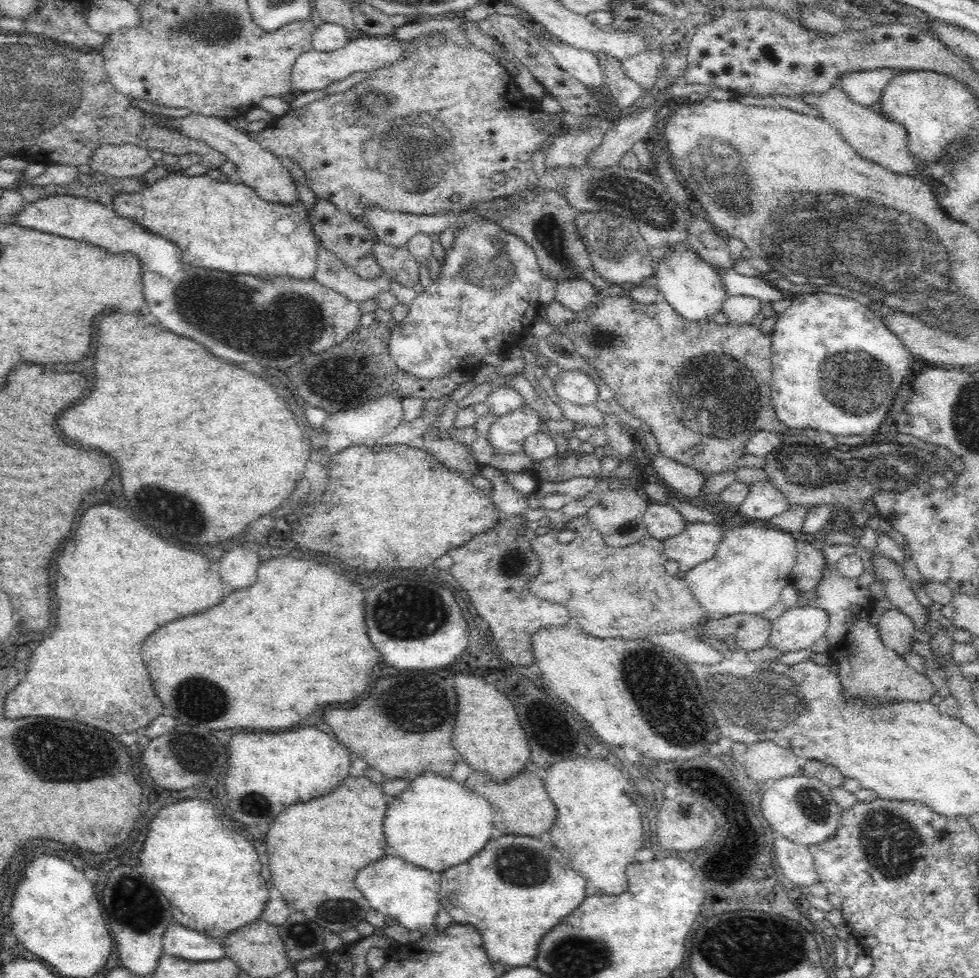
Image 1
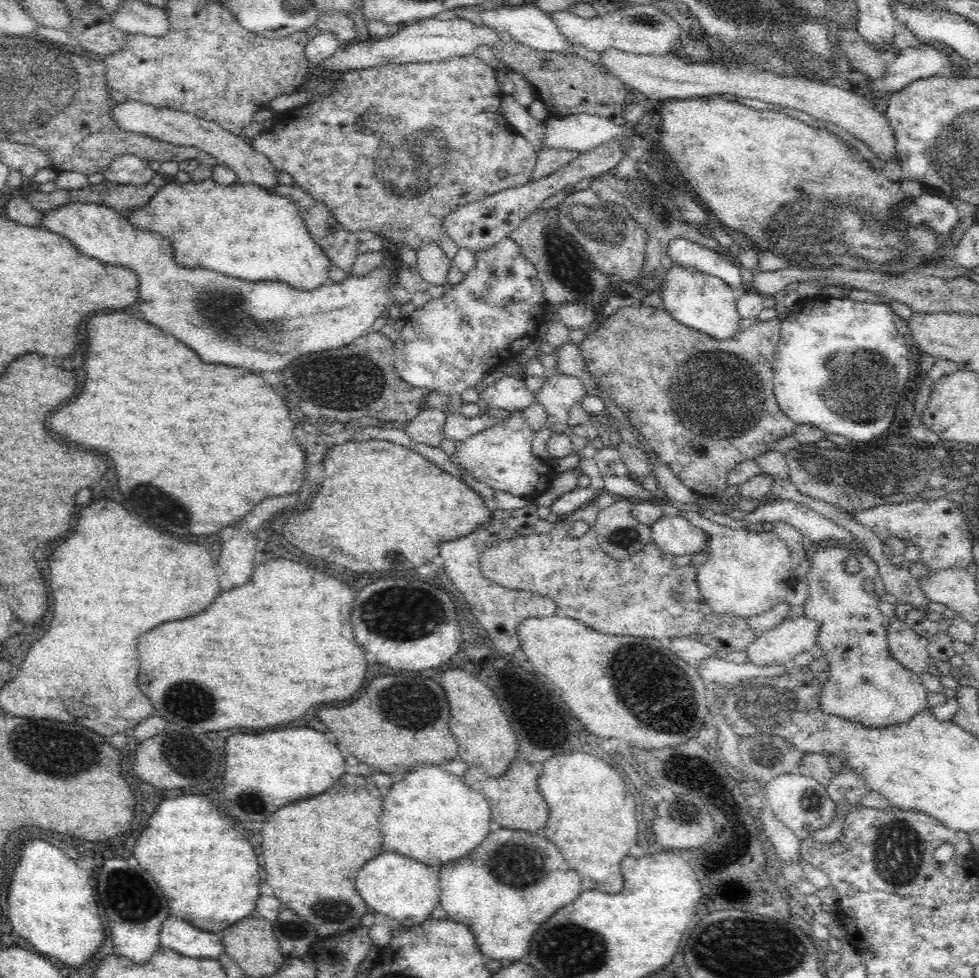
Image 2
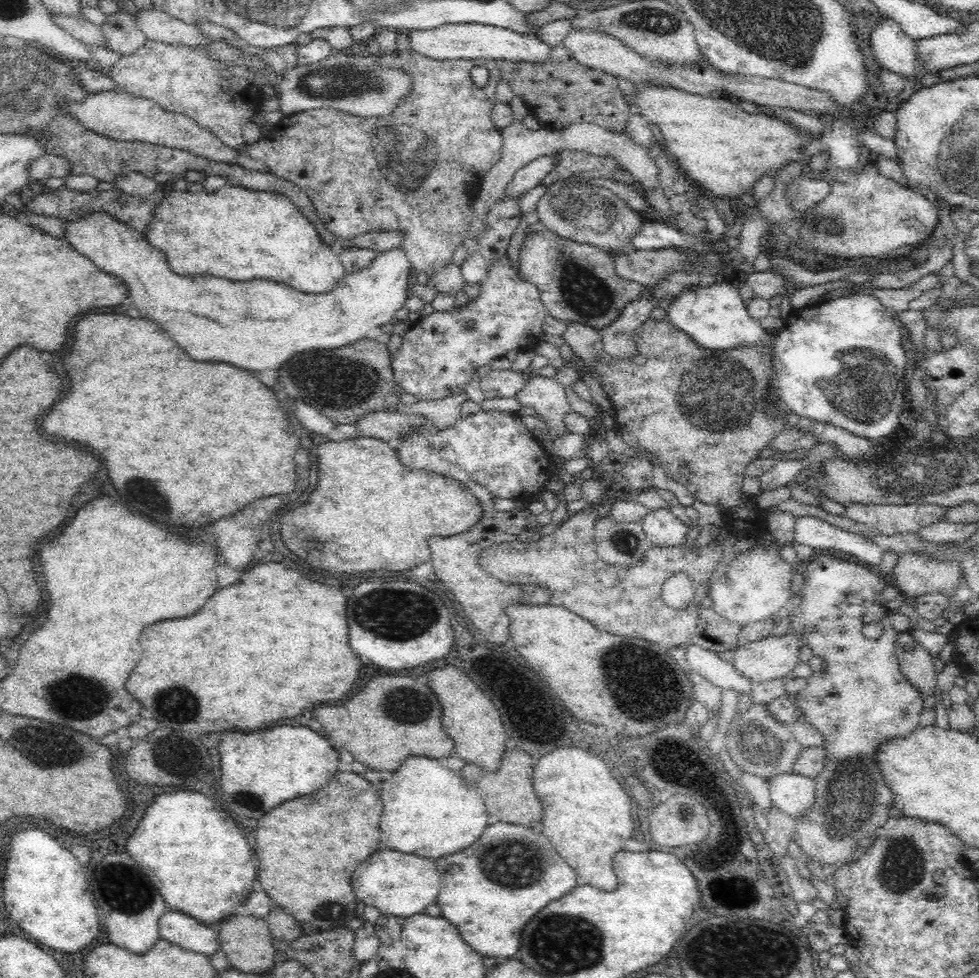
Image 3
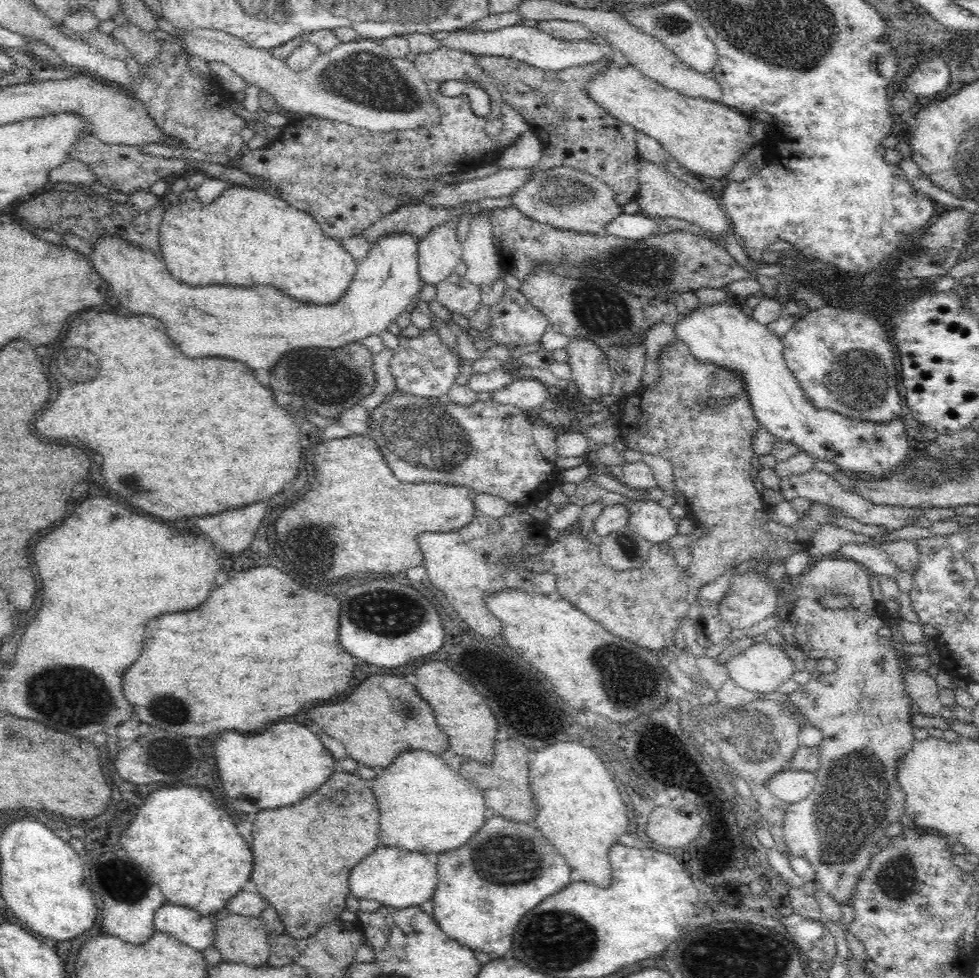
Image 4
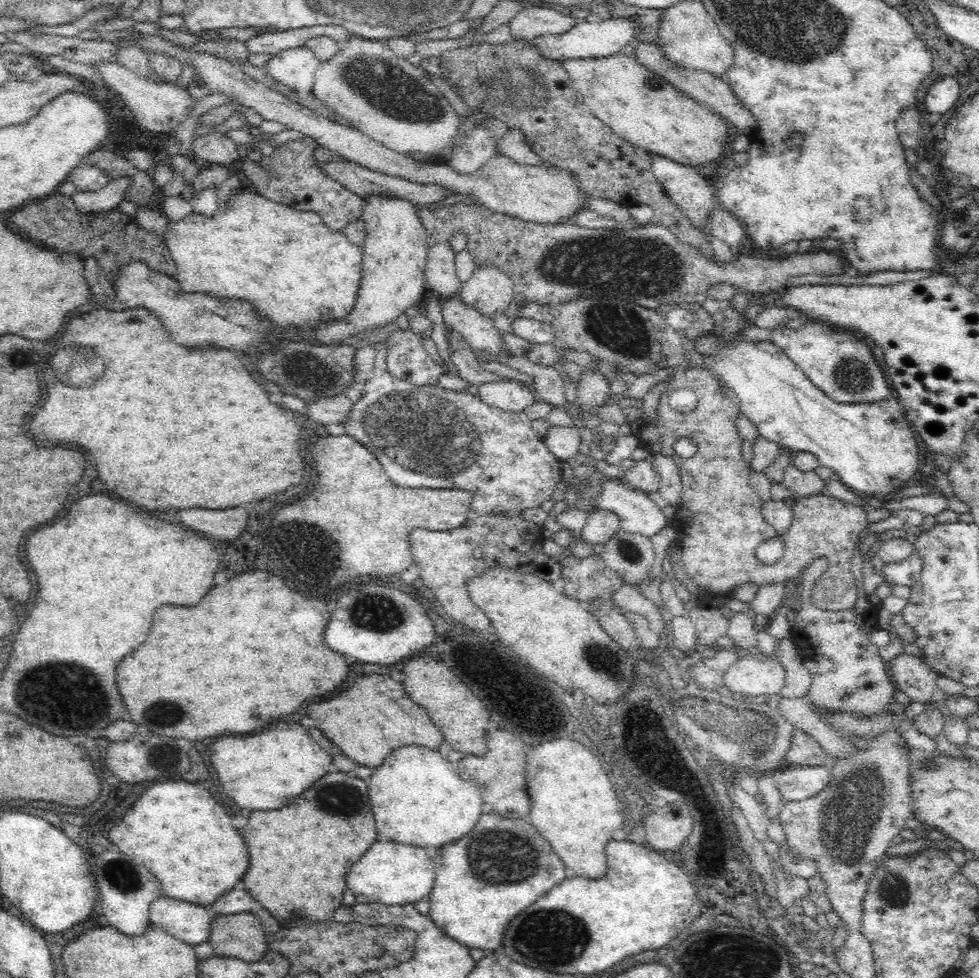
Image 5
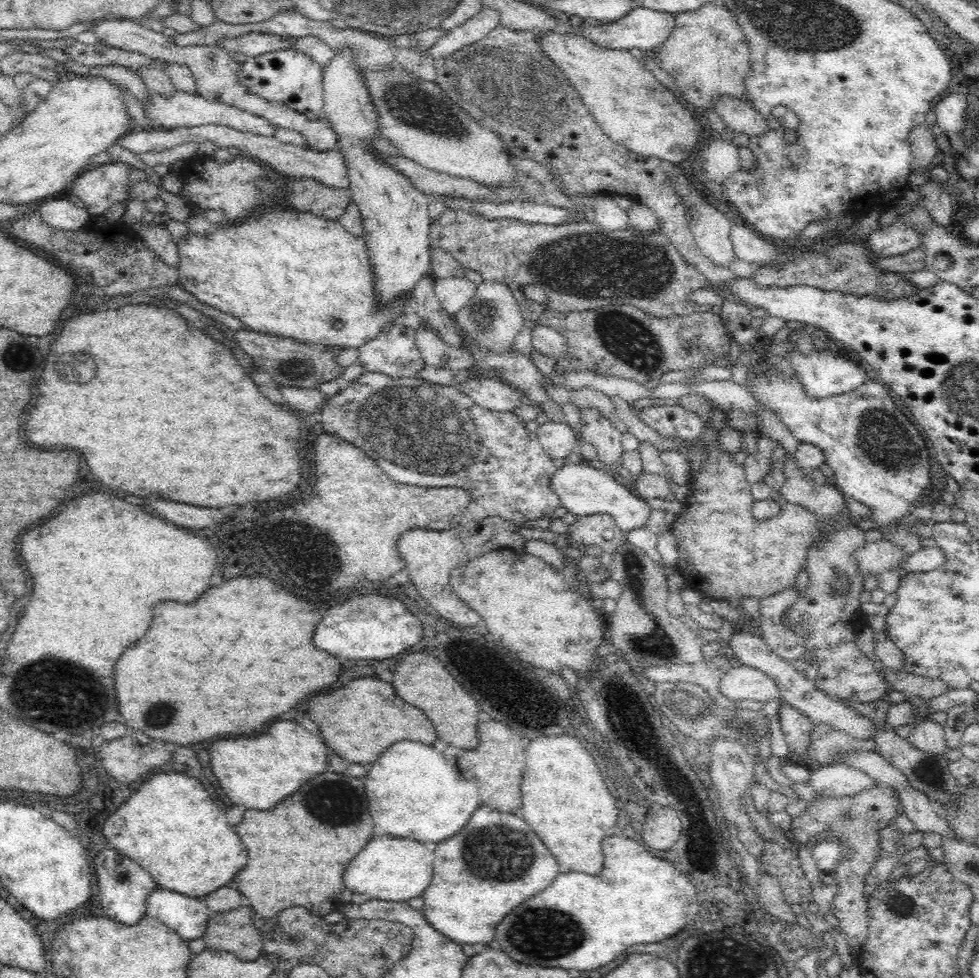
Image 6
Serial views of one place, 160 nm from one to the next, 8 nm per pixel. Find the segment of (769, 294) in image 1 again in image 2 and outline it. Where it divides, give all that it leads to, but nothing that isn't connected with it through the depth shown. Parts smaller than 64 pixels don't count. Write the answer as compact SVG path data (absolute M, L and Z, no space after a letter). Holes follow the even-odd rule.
M679 237L668 244L667 254L674 265L716 276L738 294L752 291L751 286L743 290L740 264L708 246Z

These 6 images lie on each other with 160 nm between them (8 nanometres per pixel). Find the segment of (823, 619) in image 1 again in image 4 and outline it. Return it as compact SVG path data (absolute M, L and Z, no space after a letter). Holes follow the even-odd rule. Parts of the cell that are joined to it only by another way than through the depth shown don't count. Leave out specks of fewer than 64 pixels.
M755 642L726 664L729 680L749 692L766 694L778 691L795 669L792 660L768 642Z

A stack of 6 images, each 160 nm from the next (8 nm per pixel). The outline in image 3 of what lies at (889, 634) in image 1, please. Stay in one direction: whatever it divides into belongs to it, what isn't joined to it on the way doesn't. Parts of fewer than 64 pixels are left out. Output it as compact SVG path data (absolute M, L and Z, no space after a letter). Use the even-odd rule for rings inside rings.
M910 631L900 632L895 643L899 669L904 678L921 698L935 696L938 675L932 665L935 658L910 635Z

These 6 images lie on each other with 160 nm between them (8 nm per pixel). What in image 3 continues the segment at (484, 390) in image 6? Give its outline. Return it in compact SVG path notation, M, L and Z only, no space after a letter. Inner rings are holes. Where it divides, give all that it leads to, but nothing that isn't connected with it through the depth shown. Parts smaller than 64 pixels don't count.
M528 375L524 386L512 397L520 402L521 406L535 408L539 416L548 422L553 436L559 437L567 432L562 418L571 408L564 386L557 378Z

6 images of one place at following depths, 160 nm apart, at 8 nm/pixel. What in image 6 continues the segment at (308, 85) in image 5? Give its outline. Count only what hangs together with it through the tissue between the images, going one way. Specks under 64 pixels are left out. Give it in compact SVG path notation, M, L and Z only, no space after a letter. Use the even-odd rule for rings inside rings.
M294 49L266 52L260 56L248 57L238 64L238 81L248 95L256 95L268 102L280 103L304 115L304 119L323 118L323 67L312 57Z

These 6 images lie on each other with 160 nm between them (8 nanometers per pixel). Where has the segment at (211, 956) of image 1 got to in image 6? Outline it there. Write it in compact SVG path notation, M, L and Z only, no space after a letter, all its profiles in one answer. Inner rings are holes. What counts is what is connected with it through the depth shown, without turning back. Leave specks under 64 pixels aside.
M157 887L146 900L146 915L157 918L185 941L202 937L212 914L203 898L166 888Z

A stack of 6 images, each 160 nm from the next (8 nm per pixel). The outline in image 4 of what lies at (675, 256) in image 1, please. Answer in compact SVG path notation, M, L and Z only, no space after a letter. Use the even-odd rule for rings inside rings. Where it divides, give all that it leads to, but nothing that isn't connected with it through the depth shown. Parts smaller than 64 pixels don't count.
M729 297L719 305L702 305L688 316L681 318L679 323L675 324L674 330L678 334L677 338L689 347L691 354L698 361L724 367L742 377L742 381L746 383L746 391L748 391L754 417L758 419L761 428L766 429L777 440L770 452L777 461L786 460L802 450L814 458L834 462L839 471L846 474L875 479L888 477L900 470L913 456L909 452L910 444L908 444L908 436L904 430L905 421L901 416L896 416L890 422L870 422L859 418L848 418L833 410L824 410L814 406L812 401L805 396L801 384L784 361L784 346L781 338L773 334L766 325L754 321L741 300Z

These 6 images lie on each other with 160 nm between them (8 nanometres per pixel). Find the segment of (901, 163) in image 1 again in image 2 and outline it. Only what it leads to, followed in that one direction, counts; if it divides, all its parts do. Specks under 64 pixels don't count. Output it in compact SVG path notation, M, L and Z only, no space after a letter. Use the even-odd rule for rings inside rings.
M604 48L599 53L598 66L603 66L606 72L613 74L616 78L619 78L628 90L639 90L649 97L652 102L656 100L664 99L693 99L700 97L719 96L722 94L734 94L734 96L742 98L751 98L762 100L770 104L775 104L780 107L789 107L790 109L802 110L818 120L826 120L826 122L832 122L840 128L844 128L846 132L850 132L856 139L861 140L865 145L870 147L870 150L874 154L877 154L879 158L883 160L890 160L890 158L896 158L896 137L894 137L894 131L889 125L887 116L875 109L875 101L873 99L866 99L859 96L852 91L846 91L842 88L838 88L829 85L819 79L816 76L794 76L792 73L785 75L778 75L771 71L759 70L748 71L744 67L732 67L728 65L722 65L720 63L712 62L691 62L676 54L667 55L641 55L632 54L630 52L624 52L619 48Z

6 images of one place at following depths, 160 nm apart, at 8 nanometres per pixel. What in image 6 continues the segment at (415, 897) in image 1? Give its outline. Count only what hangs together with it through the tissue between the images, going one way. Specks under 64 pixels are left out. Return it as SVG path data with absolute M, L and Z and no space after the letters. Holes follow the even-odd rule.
M382 835L380 838L372 838L368 846L364 846L364 850L356 854L356 858L352 858L344 872L344 886L368 899L407 901L420 896L430 884L434 860L435 851L431 844Z

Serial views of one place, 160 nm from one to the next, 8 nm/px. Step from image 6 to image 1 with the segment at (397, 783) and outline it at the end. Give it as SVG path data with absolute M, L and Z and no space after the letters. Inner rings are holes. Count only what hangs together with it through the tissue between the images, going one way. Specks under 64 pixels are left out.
M422 772L394 800L384 816L386 844L394 848L396 856L426 870L441 873L466 862L492 839L494 811L490 803L451 777Z

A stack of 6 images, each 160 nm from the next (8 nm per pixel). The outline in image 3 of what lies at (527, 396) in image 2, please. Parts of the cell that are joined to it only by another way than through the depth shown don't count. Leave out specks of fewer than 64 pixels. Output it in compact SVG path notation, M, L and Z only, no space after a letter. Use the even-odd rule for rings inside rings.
M489 369L488 374L480 377L478 386L485 398L494 396L514 396L527 381L528 374L512 369Z

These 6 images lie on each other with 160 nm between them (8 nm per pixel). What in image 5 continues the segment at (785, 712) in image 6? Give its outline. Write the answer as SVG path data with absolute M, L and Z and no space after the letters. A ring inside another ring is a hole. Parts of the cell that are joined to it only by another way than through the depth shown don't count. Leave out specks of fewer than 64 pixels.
M795 728L790 740L790 747L784 759L785 766L821 766L828 764L826 751L821 748L818 741L806 731Z

